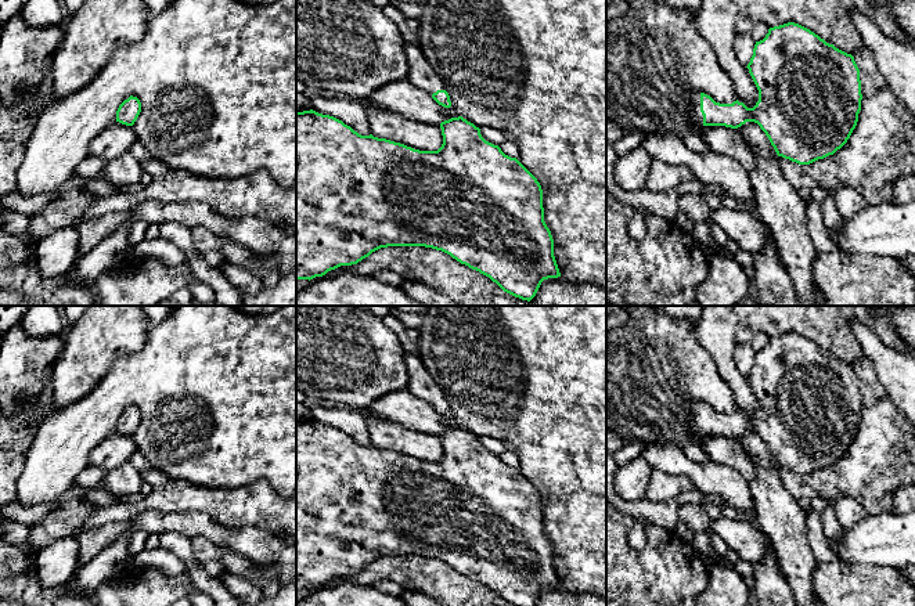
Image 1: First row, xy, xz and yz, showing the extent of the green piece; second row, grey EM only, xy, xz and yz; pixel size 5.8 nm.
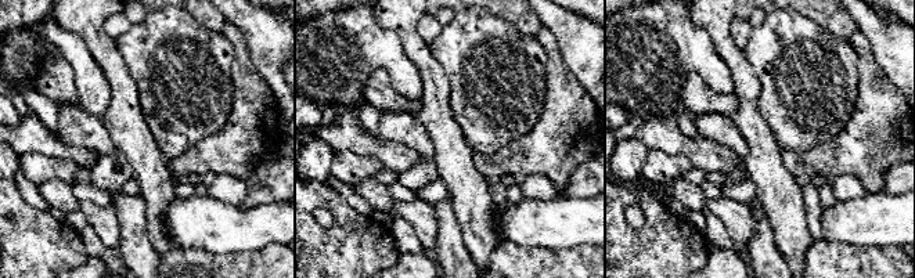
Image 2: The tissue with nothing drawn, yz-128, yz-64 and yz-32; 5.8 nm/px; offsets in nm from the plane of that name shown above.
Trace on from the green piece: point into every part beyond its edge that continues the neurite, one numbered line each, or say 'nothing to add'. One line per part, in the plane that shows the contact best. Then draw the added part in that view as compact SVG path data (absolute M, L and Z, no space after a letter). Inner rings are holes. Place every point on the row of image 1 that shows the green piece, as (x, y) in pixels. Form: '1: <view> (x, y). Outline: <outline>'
1: yz (695, 98). Outline: M694 91L689 100L692 118L696 123L703 125L703 115L700 112L700 91Z

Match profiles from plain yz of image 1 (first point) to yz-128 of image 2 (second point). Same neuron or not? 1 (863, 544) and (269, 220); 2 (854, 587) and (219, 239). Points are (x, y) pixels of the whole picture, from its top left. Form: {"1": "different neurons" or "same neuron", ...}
{"1": "same neuron", "2": "different neurons"}

